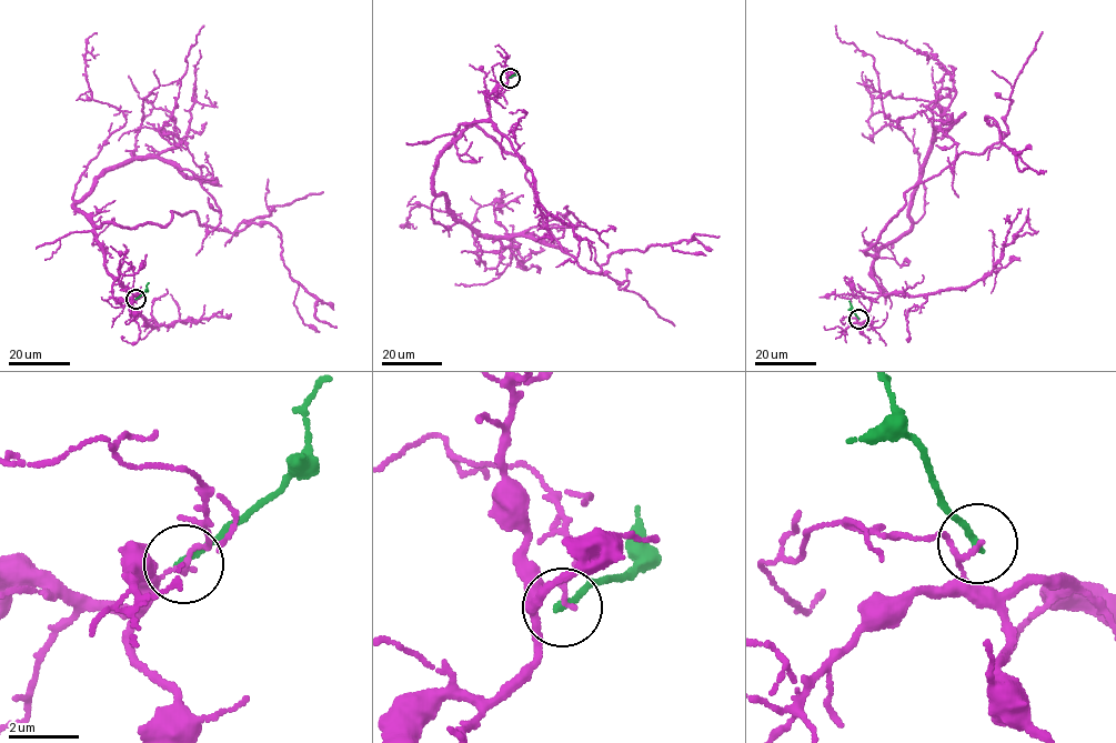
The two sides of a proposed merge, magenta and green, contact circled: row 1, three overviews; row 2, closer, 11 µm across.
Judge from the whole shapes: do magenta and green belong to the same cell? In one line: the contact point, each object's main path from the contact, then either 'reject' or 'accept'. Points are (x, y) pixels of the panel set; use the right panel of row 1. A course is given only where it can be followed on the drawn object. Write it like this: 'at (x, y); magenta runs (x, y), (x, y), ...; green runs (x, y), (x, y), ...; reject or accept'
at (858, 319); magenta runs (858, 319), (872, 324), (884, 294), (866, 249), (905, 193), (1008, 133), (985, 117), (1028, 167); green runs (858, 319), (848, 301); reject

